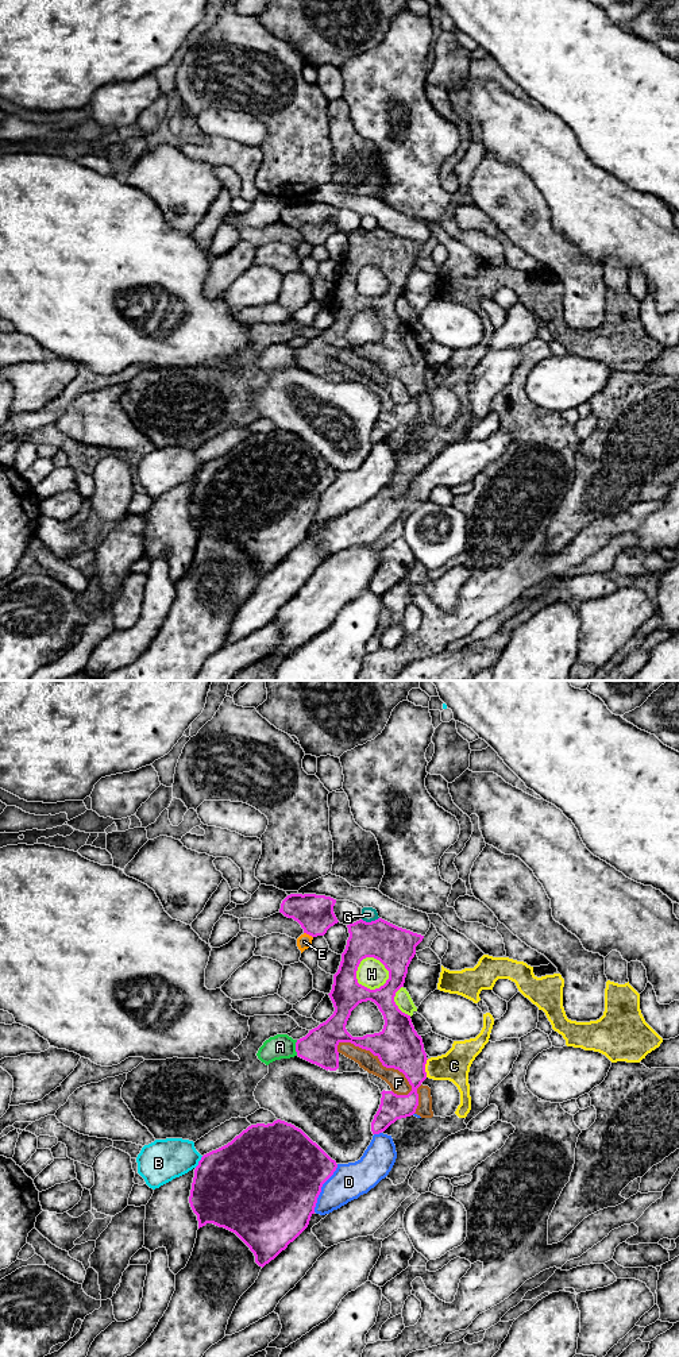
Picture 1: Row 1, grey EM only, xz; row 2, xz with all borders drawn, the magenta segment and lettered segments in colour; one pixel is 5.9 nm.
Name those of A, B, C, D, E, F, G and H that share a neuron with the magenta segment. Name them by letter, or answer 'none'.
none

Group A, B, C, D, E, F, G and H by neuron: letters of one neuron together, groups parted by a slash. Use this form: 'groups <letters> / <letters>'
groups A / B / C F / D / E / G / H

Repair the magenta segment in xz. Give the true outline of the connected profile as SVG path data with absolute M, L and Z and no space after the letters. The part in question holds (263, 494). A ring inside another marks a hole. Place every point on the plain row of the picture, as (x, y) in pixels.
M281 428L267 433L256 432L227 454L201 466L194 478L189 512L197 524L198 537L213 532L235 541L254 562L255 571L263 577L308 536L321 496L336 477L336 470L294 433Z

